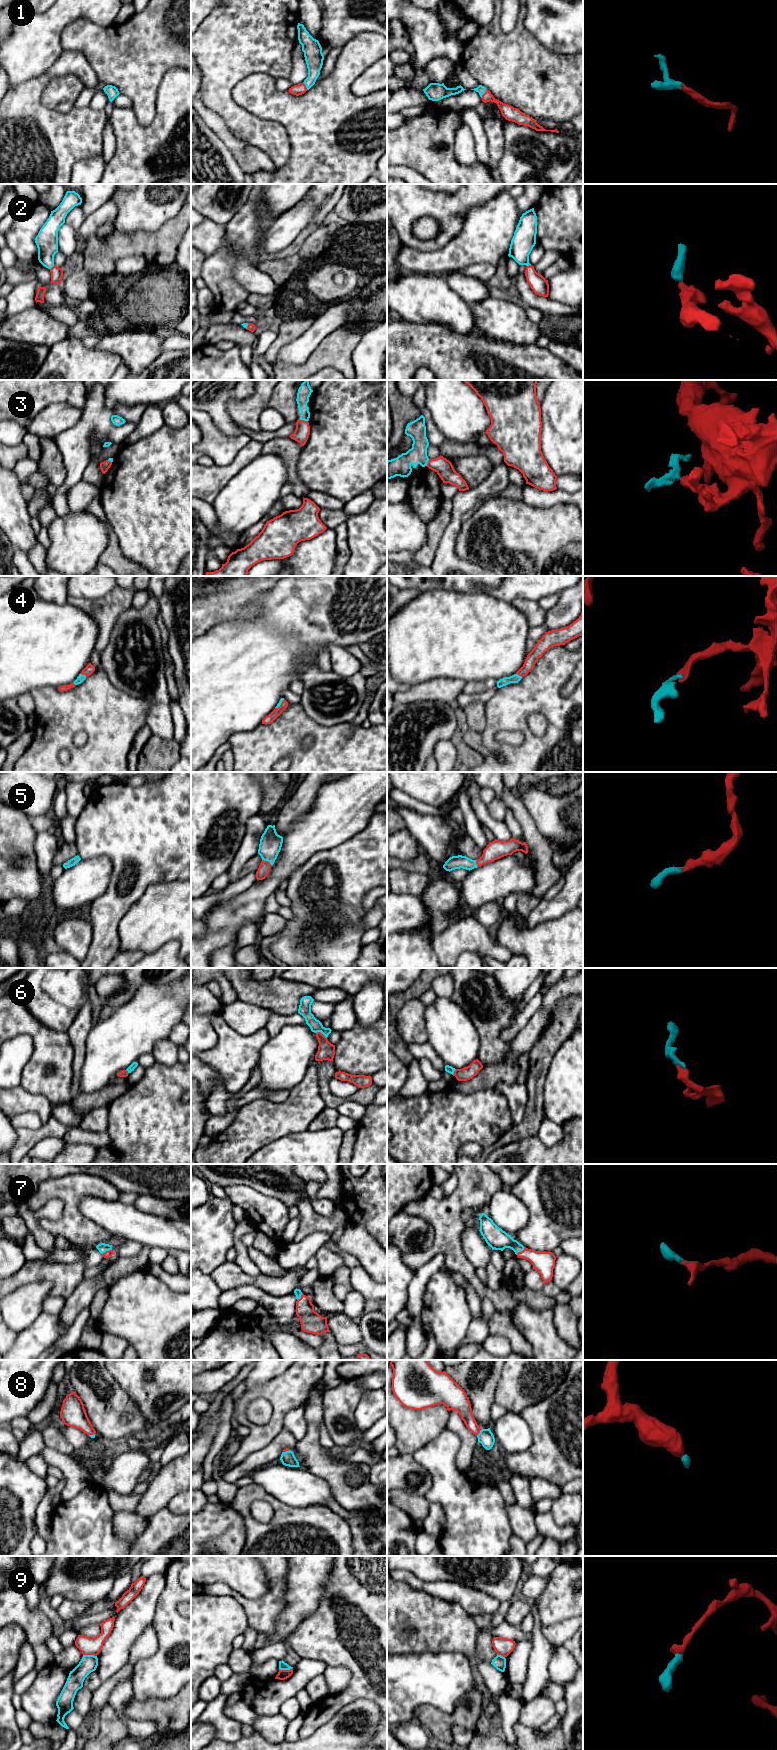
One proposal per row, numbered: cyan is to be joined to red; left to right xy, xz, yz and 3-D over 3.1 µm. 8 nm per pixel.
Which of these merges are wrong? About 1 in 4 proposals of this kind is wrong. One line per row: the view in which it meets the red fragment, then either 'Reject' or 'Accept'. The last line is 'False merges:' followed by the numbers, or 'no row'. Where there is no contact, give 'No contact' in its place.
1: Touches red in yz. Accept
2: Touches red in xy. Accept
3: Touches red in xz. Reject
4: Touches red in xy. Accept
5: Touches red in xz. Accept
6: Touches red in xz. Accept
7: Touches red in yz. Accept
8: Touches red in yz. Accept
9: Touches red in xy. Reject
False merges: 3, 9

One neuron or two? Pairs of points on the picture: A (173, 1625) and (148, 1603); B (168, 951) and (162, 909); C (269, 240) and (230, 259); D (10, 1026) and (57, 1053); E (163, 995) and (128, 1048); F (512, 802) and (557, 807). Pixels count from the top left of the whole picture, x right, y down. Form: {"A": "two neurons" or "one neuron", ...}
{"A": "two neurons", "B": "two neurons", "C": "two neurons", "D": "one neuron", "E": "one neuron", "F": "two neurons"}

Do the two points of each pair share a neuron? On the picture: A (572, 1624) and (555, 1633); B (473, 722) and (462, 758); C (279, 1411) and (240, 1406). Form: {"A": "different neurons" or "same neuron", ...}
{"A": "same neuron", "B": "same neuron", "C": "same neuron"}

